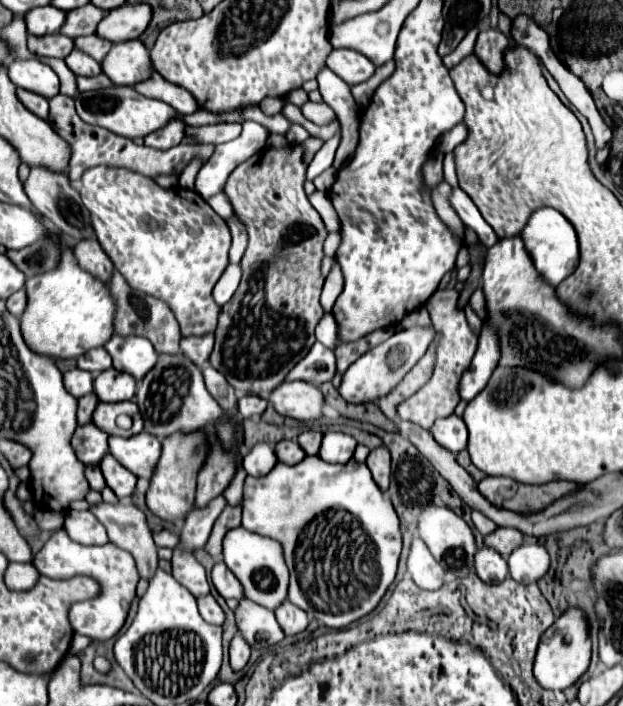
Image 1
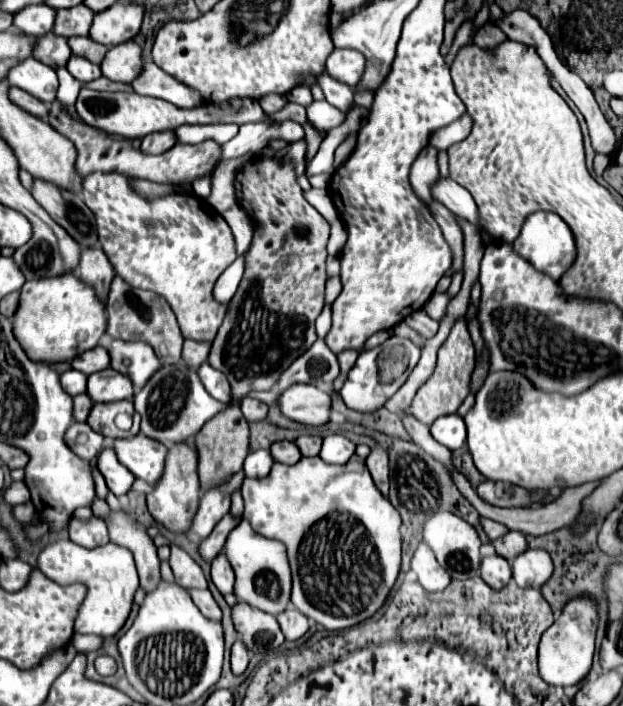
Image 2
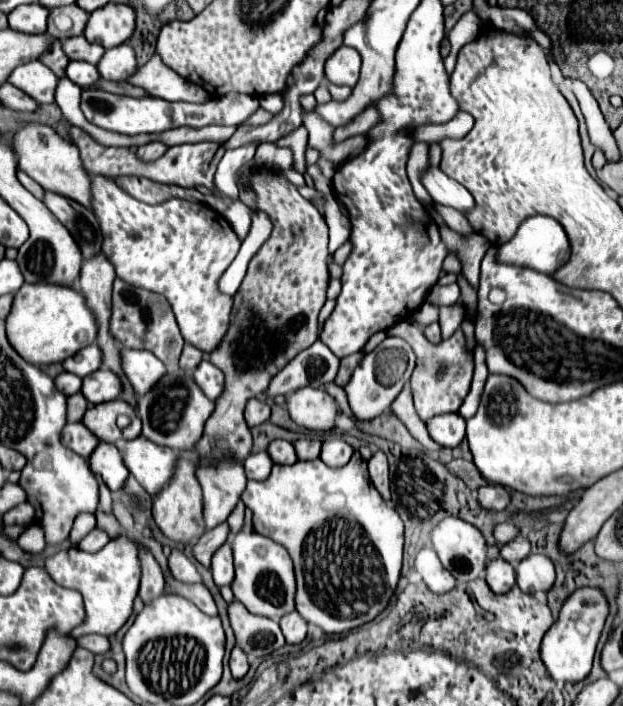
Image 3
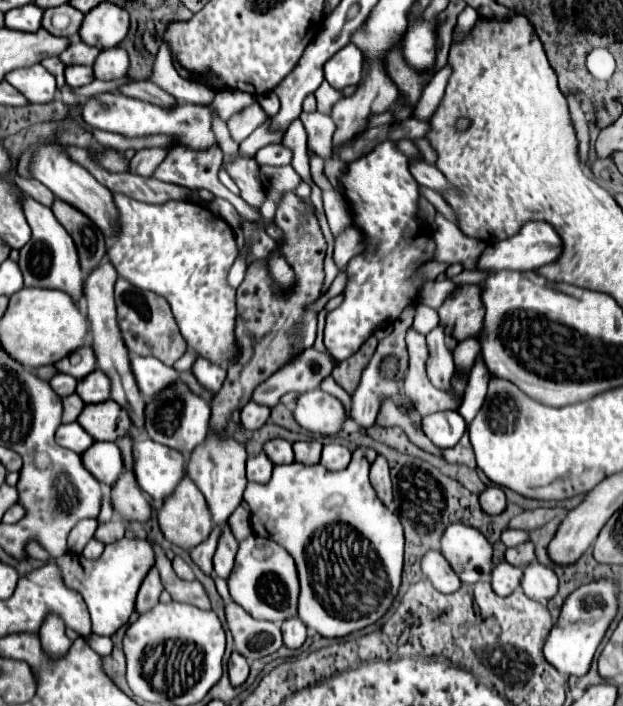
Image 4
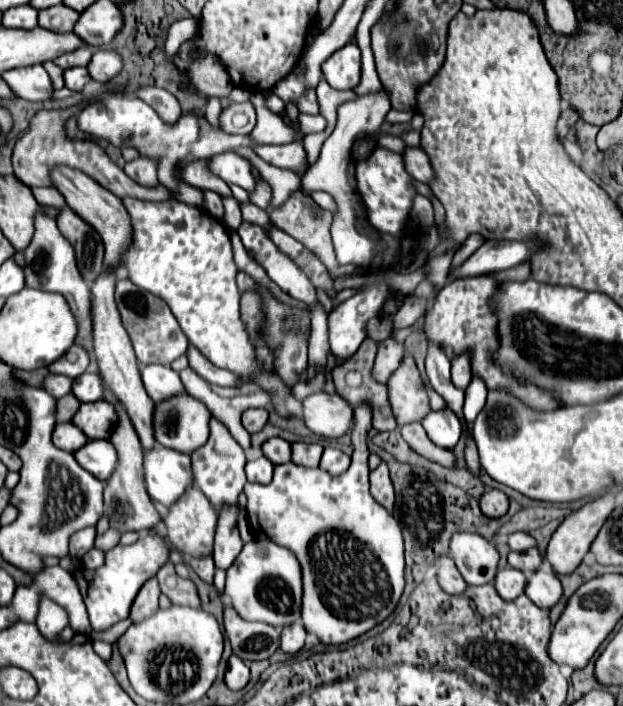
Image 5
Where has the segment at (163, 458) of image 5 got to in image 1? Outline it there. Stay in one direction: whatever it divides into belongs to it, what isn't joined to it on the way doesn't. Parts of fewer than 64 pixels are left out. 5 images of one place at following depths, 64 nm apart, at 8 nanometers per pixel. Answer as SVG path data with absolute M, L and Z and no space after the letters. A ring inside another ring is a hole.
M140 432L130 438L110 436L108 446L110 454L138 478L150 478L162 450L160 440L148 432Z

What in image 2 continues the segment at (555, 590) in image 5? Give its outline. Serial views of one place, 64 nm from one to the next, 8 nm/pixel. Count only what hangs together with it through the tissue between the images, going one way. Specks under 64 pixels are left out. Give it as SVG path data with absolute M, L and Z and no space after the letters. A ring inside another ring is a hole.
M526 548L512 562L512 578L522 588L540 588L552 576L550 554L542 548Z

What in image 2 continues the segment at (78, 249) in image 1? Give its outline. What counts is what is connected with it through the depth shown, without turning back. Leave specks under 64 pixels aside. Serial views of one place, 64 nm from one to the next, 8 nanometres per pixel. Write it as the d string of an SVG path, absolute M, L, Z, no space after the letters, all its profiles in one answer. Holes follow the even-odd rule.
M82 248L80 252L80 264L78 264L78 276L88 280L86 284L94 284L96 292L106 300L110 282L116 276L110 260L102 252L102 248Z

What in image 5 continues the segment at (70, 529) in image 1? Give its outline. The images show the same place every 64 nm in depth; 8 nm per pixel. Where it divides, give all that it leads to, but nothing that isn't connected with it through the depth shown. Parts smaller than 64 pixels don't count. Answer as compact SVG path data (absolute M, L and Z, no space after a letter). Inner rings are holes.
M96 546L90 548L84 556L86 556L86 558L82 558L81 561L86 568L99 568L100 564L104 564L104 552L98 550Z

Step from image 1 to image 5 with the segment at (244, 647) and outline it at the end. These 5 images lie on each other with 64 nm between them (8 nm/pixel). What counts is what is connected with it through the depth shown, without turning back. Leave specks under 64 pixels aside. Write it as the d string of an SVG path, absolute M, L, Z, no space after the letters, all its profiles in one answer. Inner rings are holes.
M236 654L230 656L228 660L228 670L226 670L226 684L230 690L242 690L246 684L248 684L248 678L250 678L250 670L248 666L244 664L242 658L238 658Z

